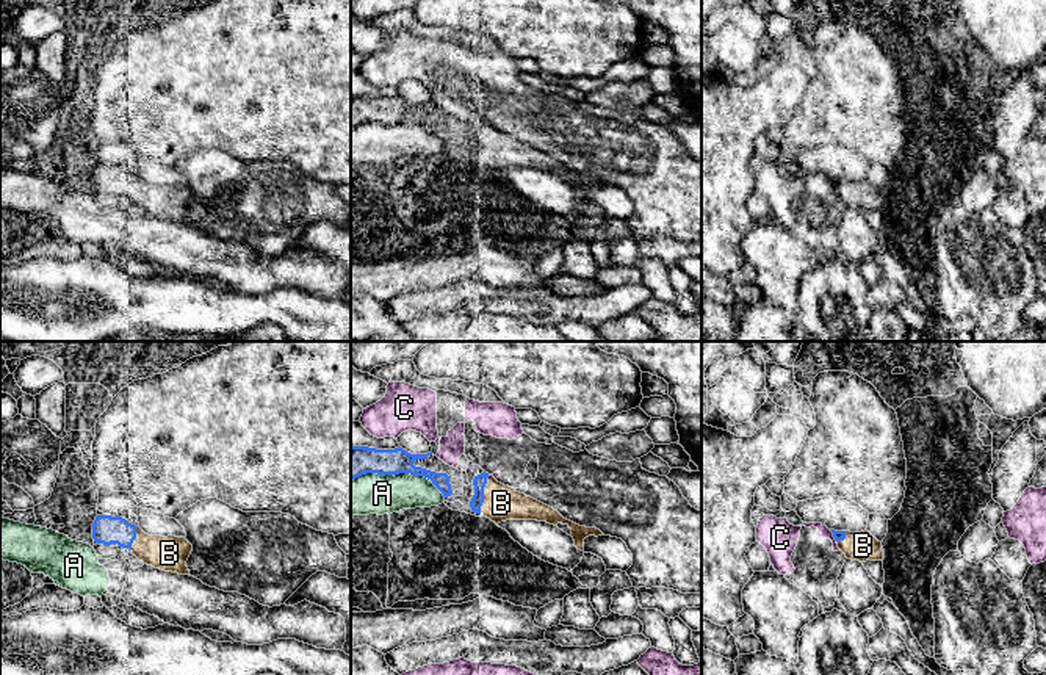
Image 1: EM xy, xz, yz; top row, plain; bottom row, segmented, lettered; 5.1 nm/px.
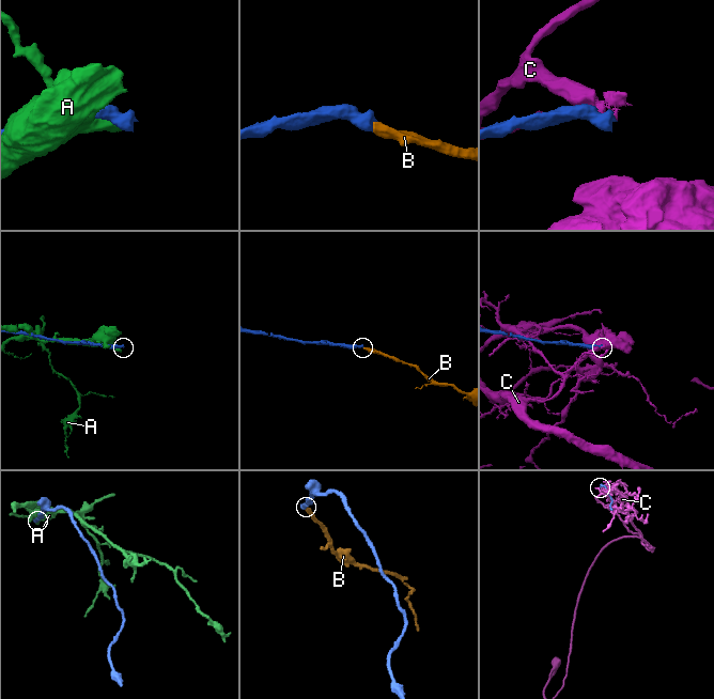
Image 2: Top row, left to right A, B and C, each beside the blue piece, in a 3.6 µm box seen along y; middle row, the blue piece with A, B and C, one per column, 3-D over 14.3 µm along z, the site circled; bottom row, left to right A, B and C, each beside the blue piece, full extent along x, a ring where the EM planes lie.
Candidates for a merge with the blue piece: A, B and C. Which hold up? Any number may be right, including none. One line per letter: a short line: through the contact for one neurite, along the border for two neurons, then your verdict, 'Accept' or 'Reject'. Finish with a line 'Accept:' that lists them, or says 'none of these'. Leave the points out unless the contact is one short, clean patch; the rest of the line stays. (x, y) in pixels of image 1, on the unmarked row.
A: Reject
B: Accept
C: Reject
Accept: B

